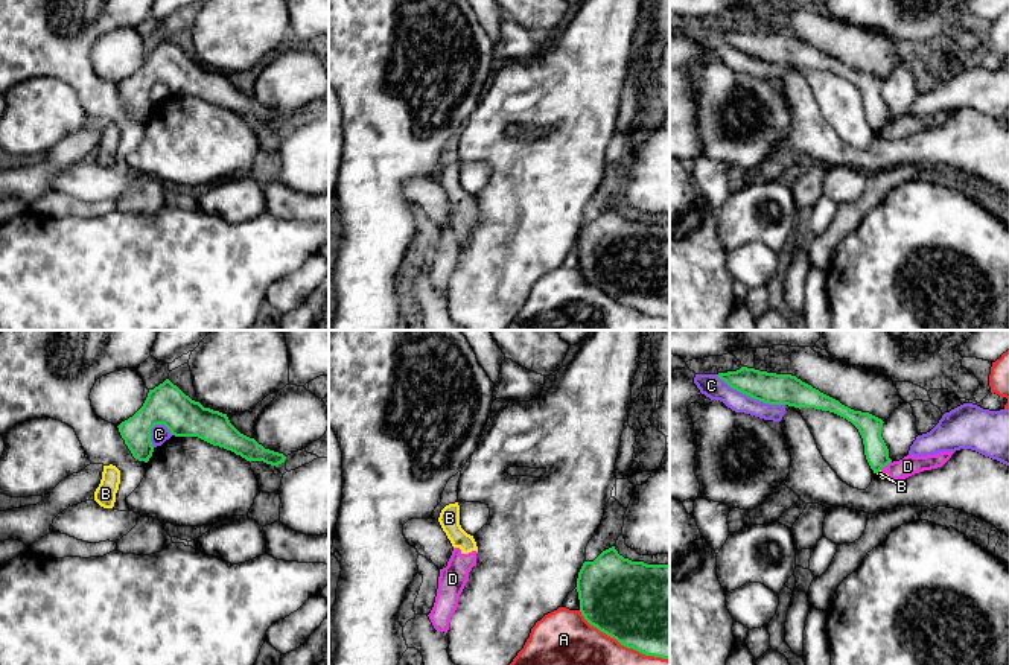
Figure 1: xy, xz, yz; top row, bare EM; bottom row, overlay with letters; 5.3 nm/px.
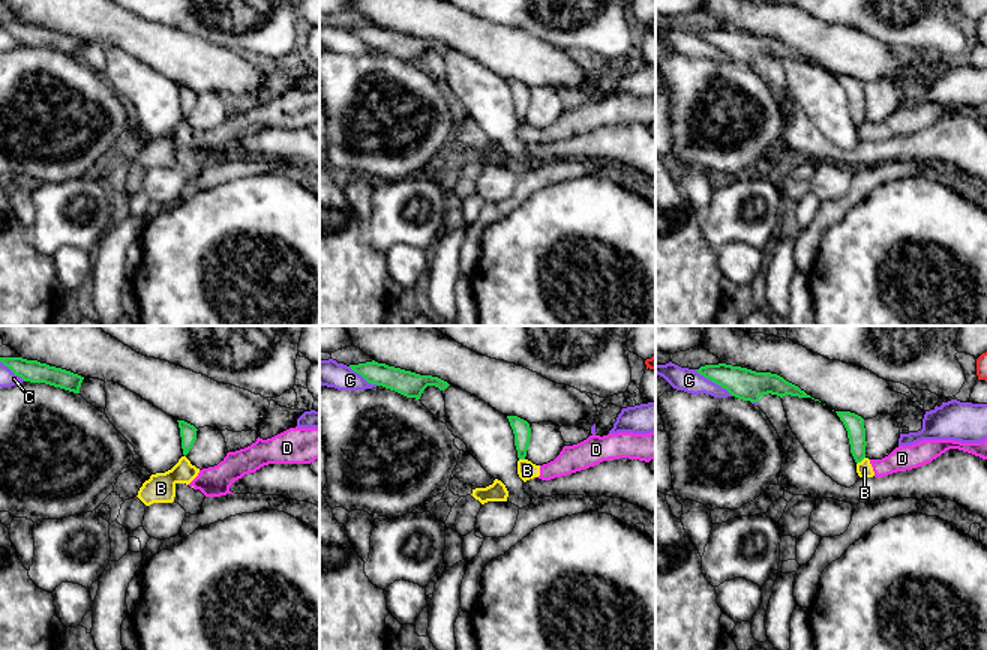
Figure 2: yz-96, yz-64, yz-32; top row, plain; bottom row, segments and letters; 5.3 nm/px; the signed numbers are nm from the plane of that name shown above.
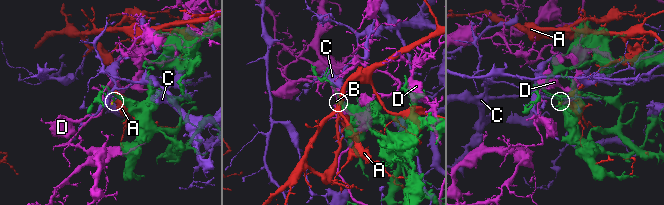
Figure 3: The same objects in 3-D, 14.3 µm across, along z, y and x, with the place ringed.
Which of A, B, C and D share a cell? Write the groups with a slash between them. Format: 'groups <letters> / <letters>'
groups A / B D / C

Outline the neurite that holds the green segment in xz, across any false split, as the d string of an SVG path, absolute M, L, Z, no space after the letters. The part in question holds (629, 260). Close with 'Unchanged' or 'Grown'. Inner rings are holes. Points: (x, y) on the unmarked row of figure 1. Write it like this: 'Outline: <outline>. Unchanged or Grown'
Outline: M615 205L603 210L594 221L584 221L577 237L580 271L600 291L621 304L645 315L670 320L670 224L647 224L632 221L618 213Z. Unchanged

